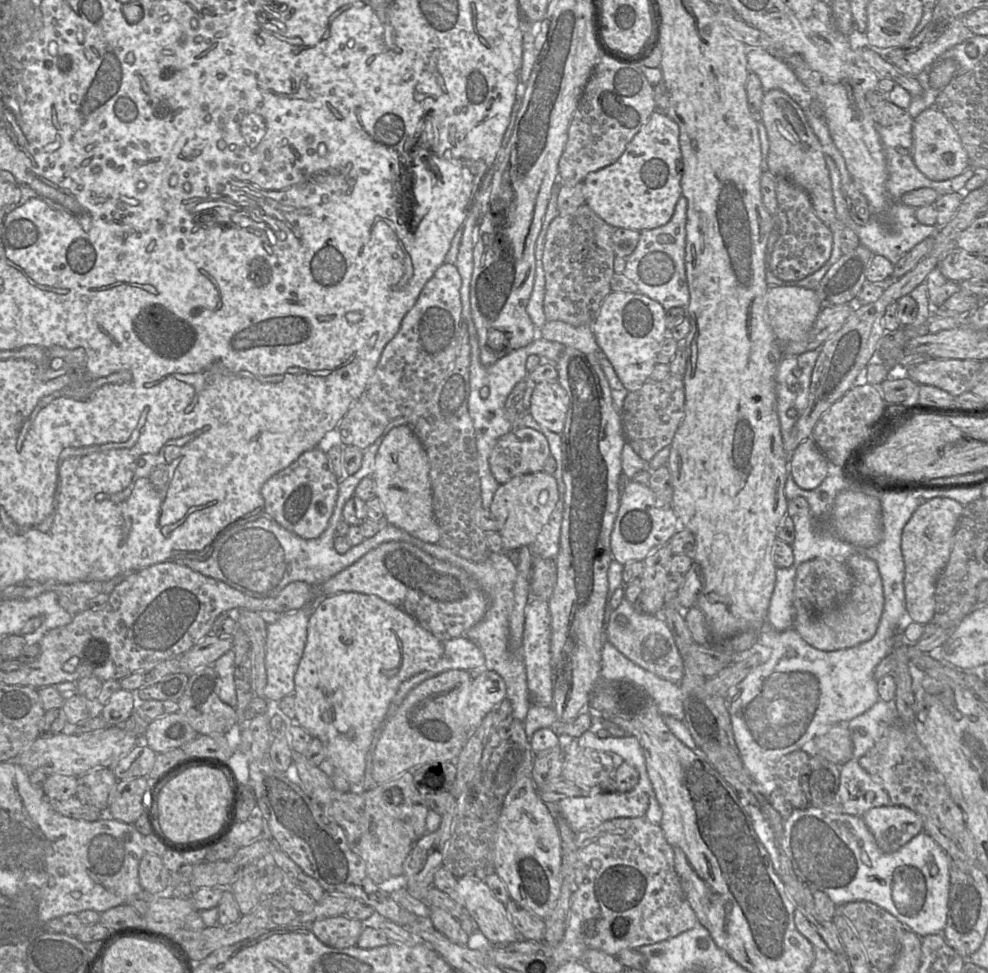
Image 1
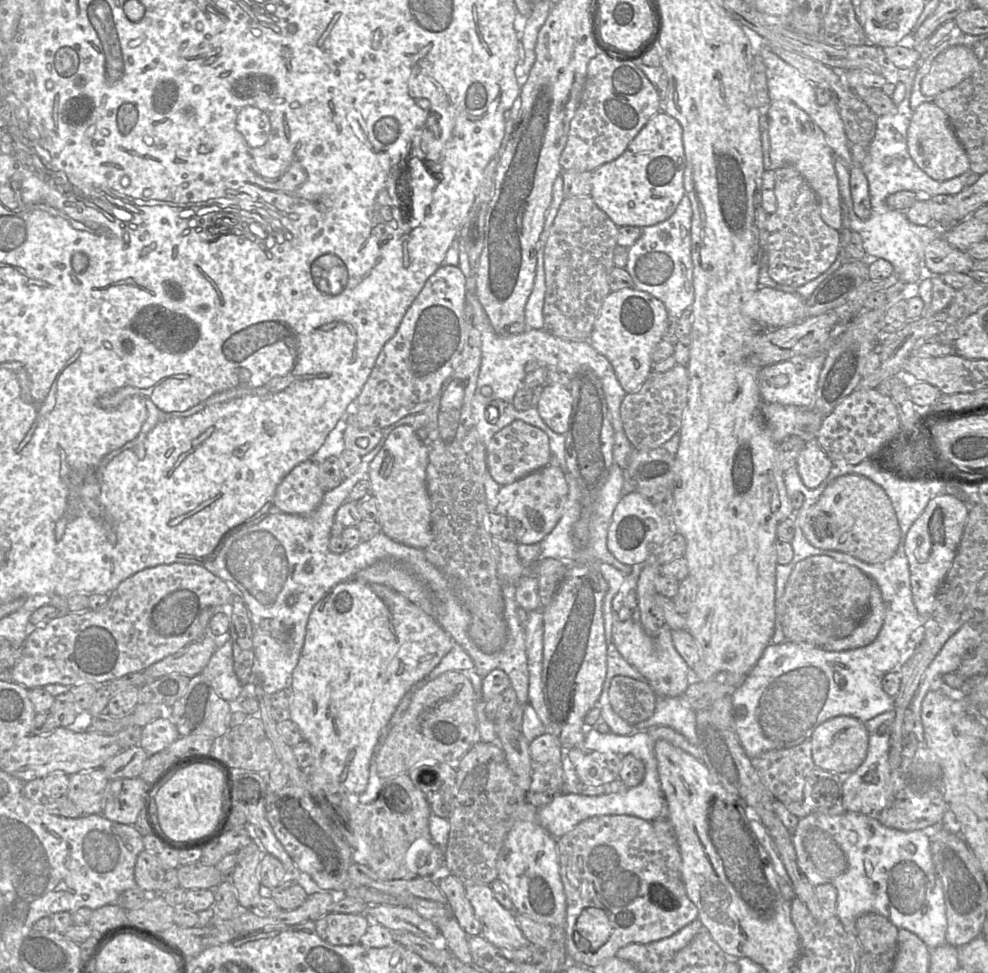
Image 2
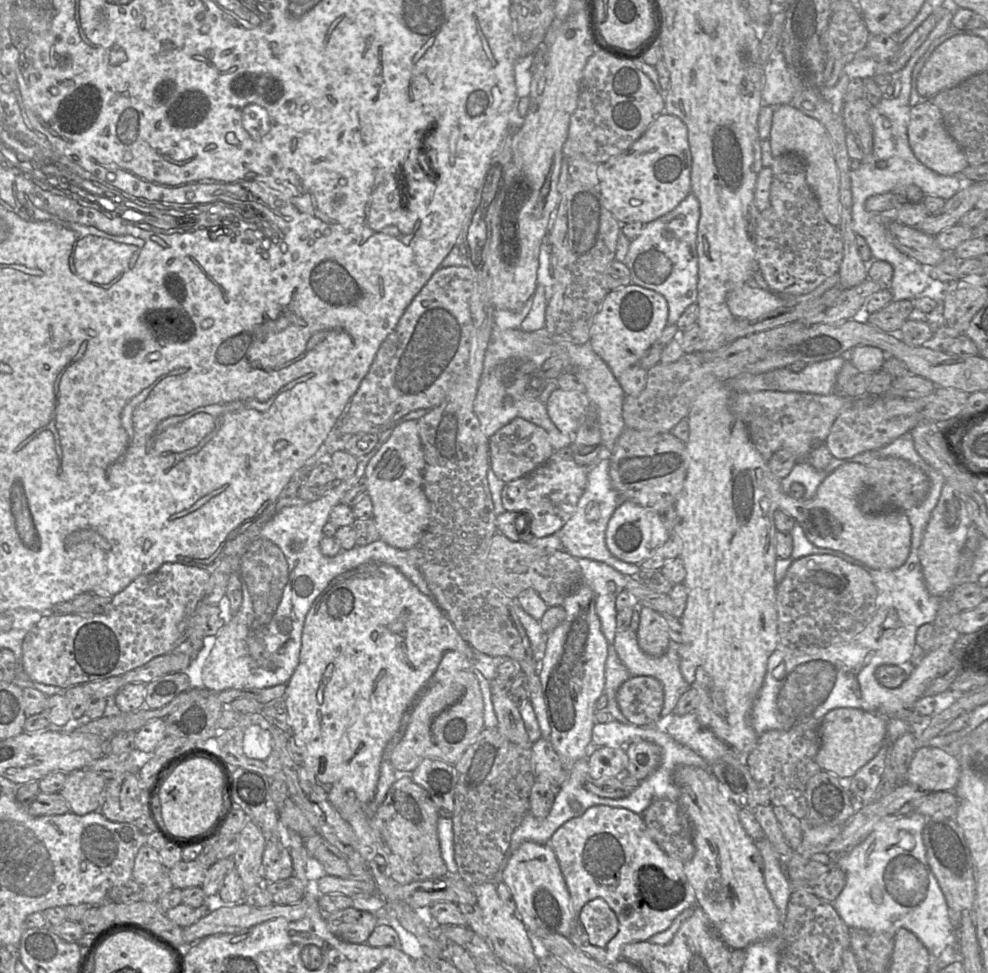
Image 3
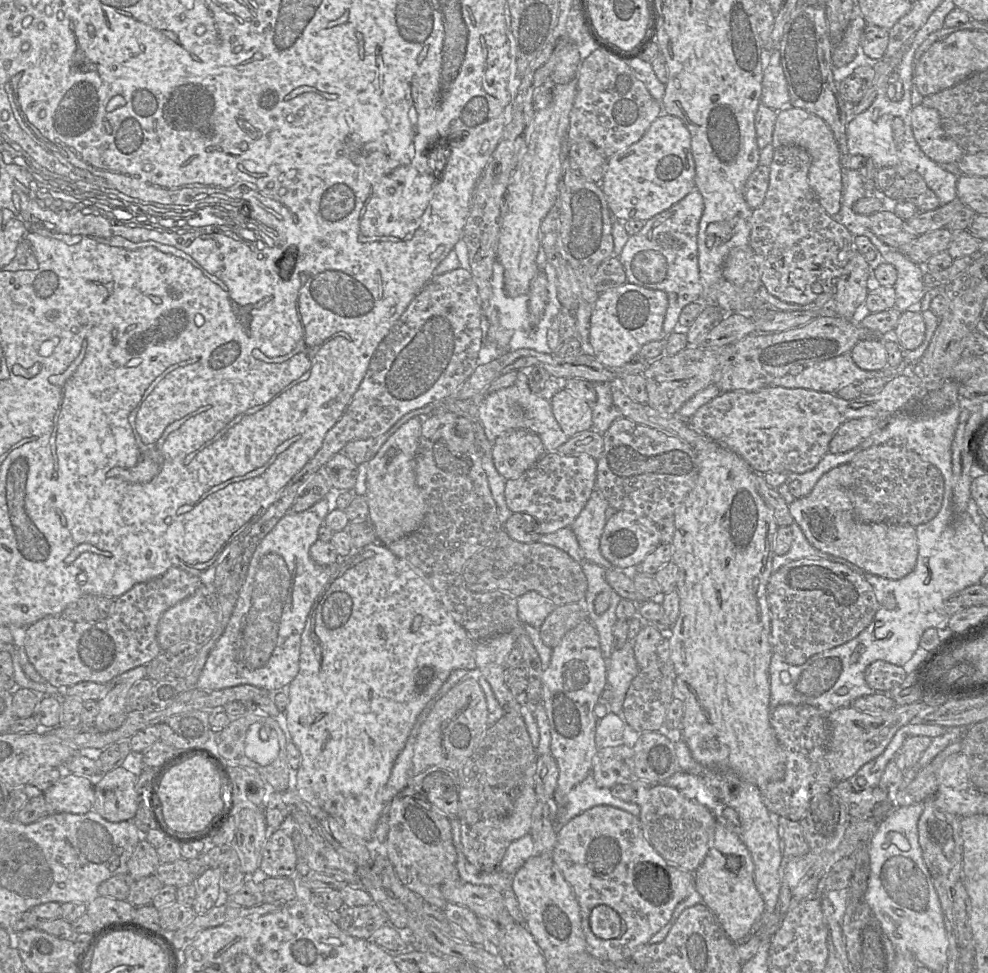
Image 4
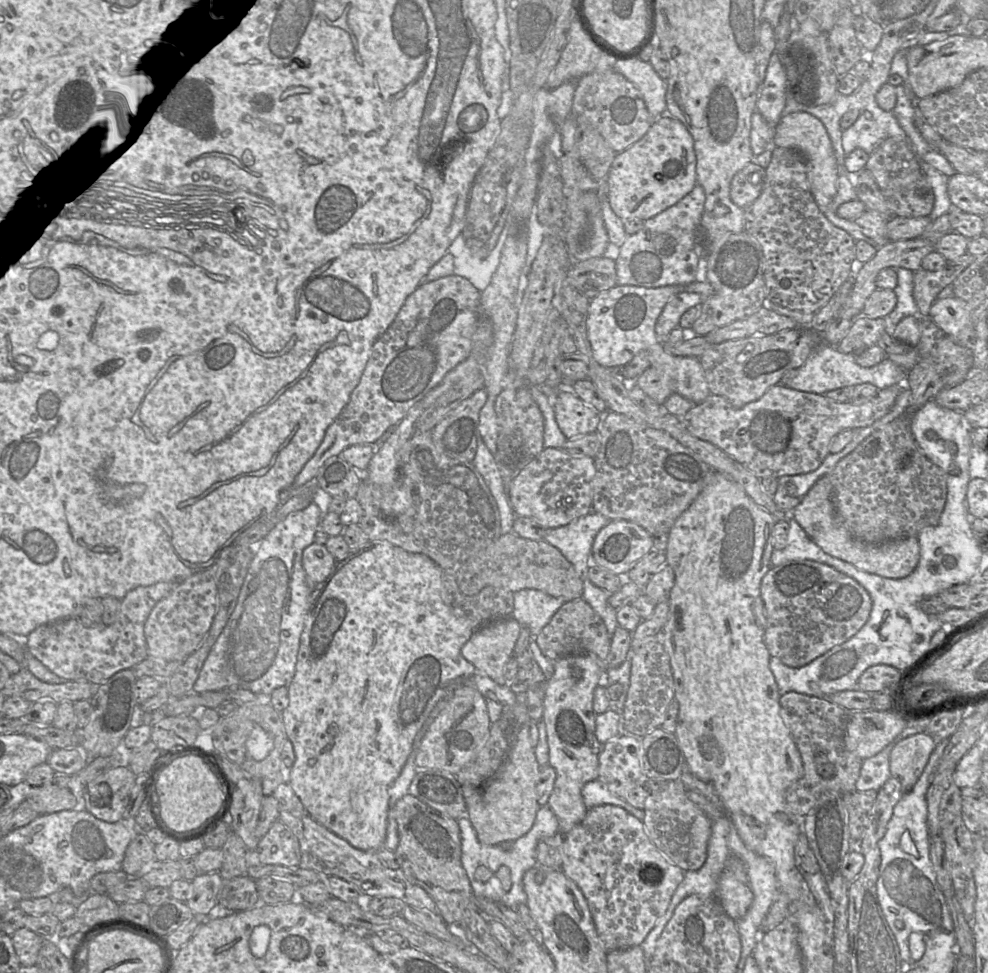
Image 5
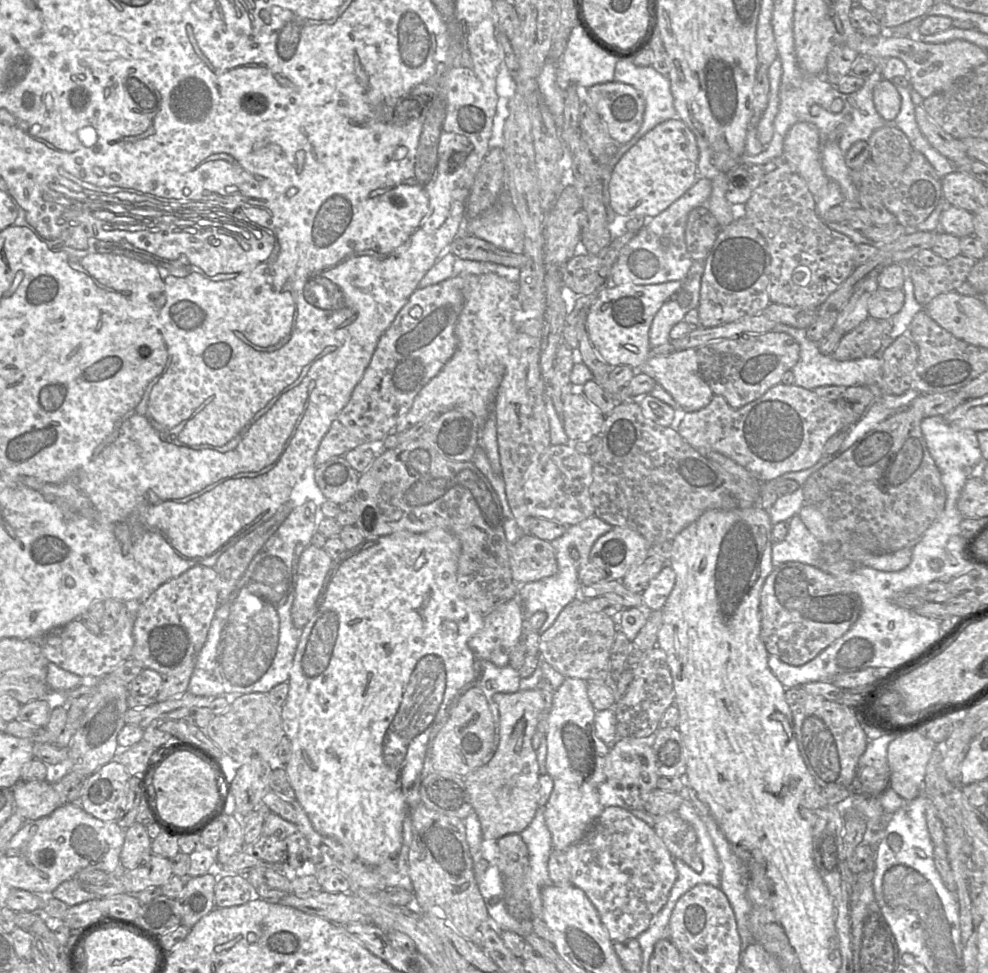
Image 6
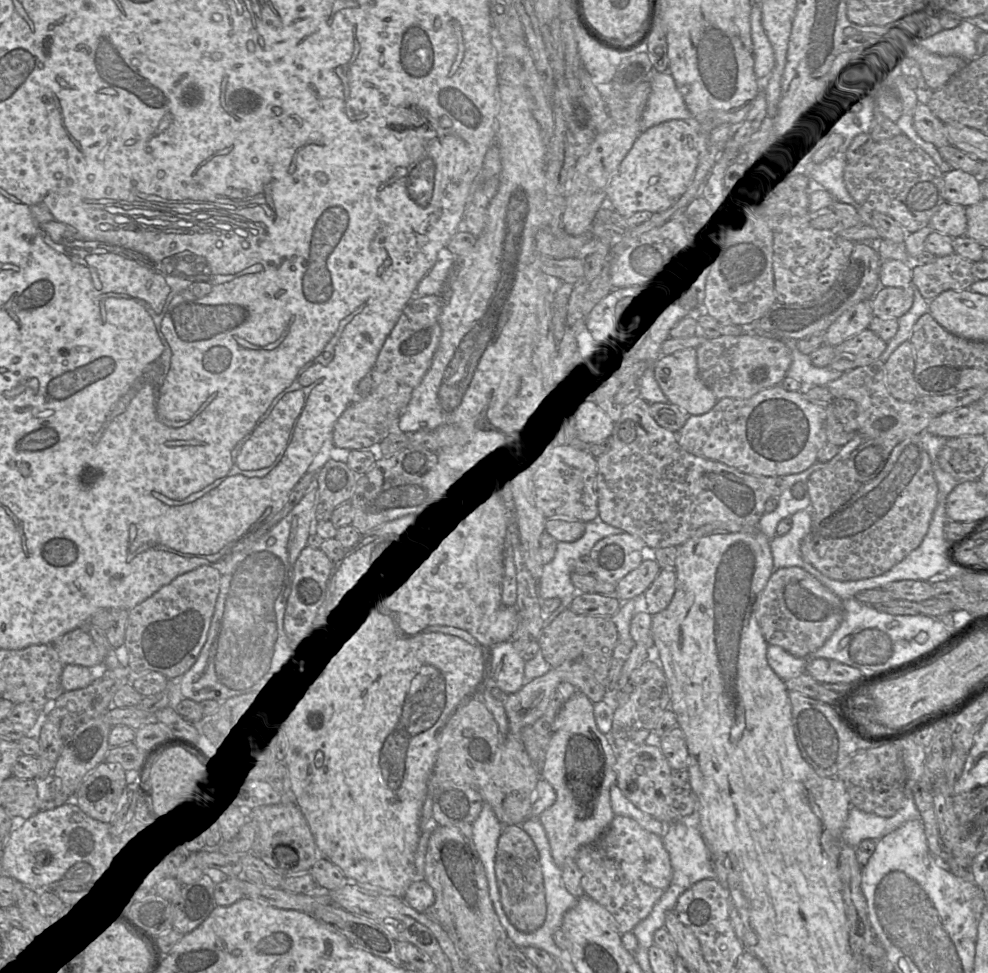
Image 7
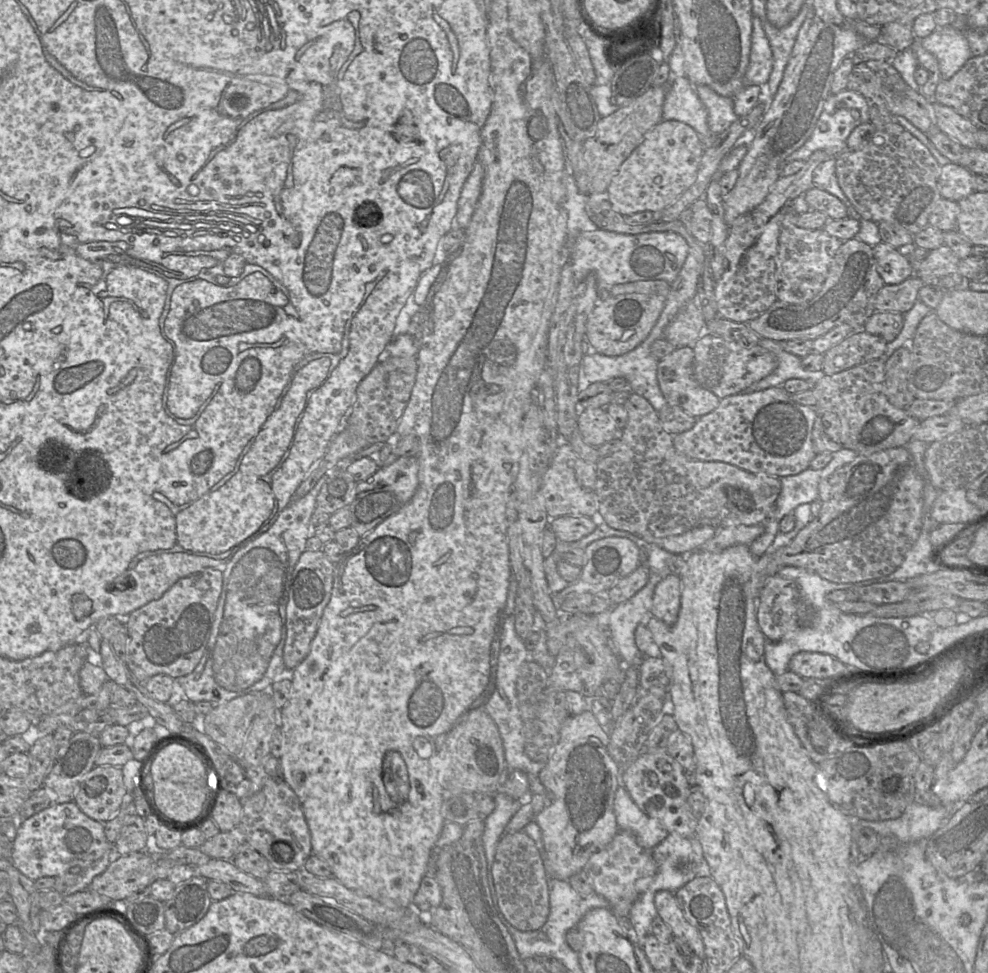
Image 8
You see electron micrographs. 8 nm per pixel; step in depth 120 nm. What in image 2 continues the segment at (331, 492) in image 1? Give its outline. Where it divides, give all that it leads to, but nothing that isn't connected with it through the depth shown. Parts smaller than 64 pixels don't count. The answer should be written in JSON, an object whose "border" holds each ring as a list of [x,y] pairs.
{"border":[[[305,460],[297,464],[277,486],[275,510],[292,515],[308,515],[320,505],[324,491],[319,483],[319,464]]]}

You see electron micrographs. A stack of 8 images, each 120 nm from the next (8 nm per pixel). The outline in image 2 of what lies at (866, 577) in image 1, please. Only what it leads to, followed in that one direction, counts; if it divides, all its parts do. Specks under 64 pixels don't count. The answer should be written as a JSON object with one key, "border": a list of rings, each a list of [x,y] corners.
{"border":[[[874,584],[870,593],[869,610],[861,623],[846,638],[836,639],[822,646],[827,651],[847,651],[872,643],[878,636],[885,619],[885,606],[879,587]]]}

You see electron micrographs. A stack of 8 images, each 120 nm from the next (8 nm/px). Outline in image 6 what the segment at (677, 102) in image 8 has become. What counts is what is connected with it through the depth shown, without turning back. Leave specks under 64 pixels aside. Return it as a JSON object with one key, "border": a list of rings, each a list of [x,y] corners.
{"border":[[[618,60],[614,70],[614,80],[620,83],[627,83],[636,88],[641,93],[644,99],[645,111],[643,116],[643,122],[638,132],[630,141],[619,146],[617,153],[613,156],[609,164],[604,164],[610,166],[615,166],[619,159],[633,145],[635,145],[641,137],[643,137],[655,126],[667,120],[679,118],[674,106],[674,98],[671,92],[671,85],[668,76],[660,74],[652,66],[640,67],[636,66],[632,62],[632,60]]]}

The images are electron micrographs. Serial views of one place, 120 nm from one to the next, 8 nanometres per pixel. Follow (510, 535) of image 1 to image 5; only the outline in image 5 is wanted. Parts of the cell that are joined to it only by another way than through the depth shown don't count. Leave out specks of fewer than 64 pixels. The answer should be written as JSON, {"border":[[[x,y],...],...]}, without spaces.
{"border":[[[544,448],[509,482],[509,501],[516,516],[530,517],[547,529],[565,526],[593,511],[594,458],[575,456],[563,448]]]}

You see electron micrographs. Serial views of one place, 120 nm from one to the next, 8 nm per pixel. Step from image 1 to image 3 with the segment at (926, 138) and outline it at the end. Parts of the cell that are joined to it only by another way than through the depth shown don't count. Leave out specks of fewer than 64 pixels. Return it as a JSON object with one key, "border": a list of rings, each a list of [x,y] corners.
{"border":[[[923,100],[910,109],[909,145],[916,158],[932,171],[946,176],[962,174],[969,165],[957,142],[949,135],[941,111],[930,100]]]}

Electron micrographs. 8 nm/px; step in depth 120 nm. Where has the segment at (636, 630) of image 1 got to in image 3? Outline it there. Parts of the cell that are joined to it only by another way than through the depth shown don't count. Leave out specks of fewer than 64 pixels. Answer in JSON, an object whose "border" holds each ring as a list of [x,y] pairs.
{"border":[[[630,628],[624,631],[617,631],[614,638],[614,647],[618,657],[624,666],[628,669],[631,676],[651,676],[661,682],[664,691],[664,703],[661,711],[661,717],[673,714],[673,710],[680,696],[686,690],[688,690],[688,688],[690,688],[683,678],[680,670],[678,645],[679,643],[670,640],[666,653],[659,657],[653,657],[647,655],[641,650],[637,640],[637,632]]]}

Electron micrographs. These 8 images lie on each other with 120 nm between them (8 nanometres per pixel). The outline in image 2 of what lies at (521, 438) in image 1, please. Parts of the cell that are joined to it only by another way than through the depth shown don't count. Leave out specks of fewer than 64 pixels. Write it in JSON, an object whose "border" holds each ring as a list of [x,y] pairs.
{"border":[[[515,420],[495,433],[487,444],[487,469],[498,484],[505,486],[548,465],[551,454],[549,438],[544,431],[522,420]]]}

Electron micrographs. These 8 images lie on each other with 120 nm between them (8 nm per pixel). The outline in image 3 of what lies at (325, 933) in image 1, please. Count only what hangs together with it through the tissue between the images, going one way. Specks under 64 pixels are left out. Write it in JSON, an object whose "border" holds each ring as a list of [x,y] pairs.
{"border":[[[353,907],[325,915],[328,930],[338,939],[348,943],[366,943],[378,924],[375,915]]]}

